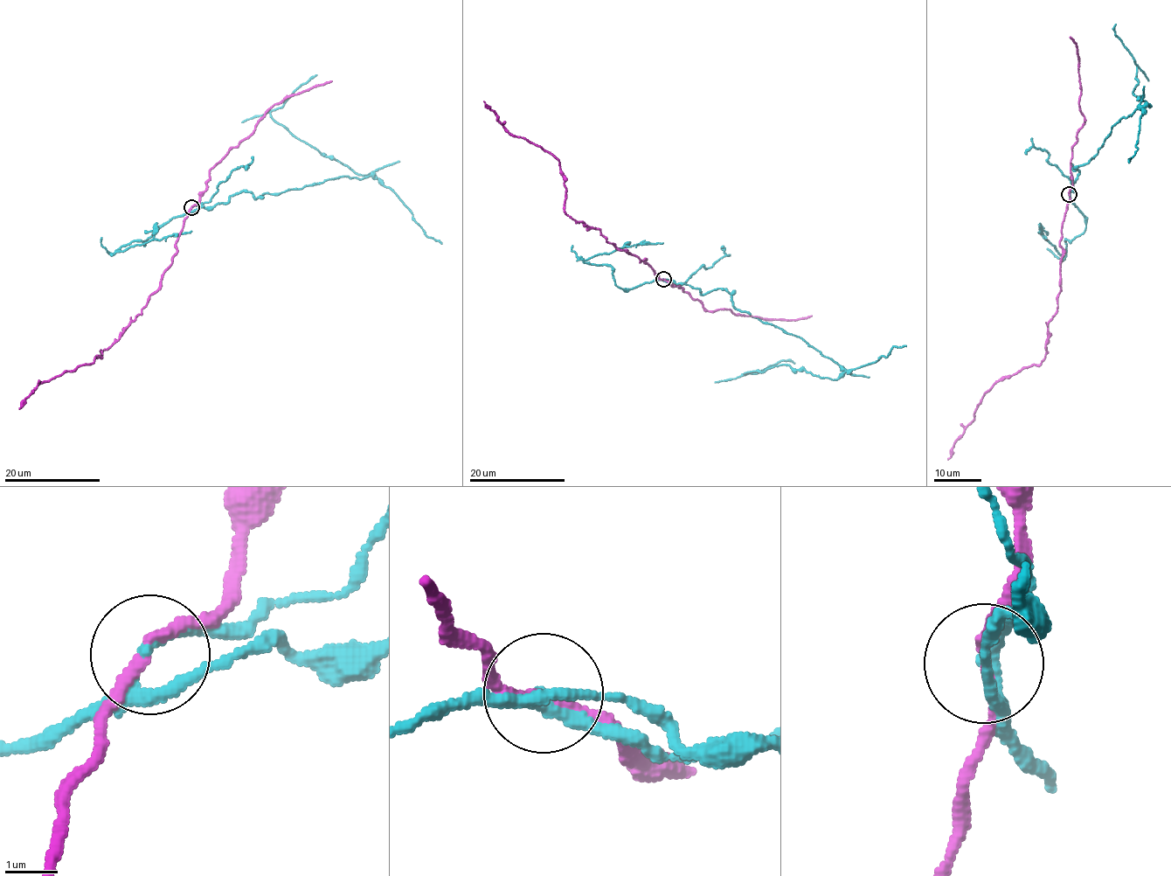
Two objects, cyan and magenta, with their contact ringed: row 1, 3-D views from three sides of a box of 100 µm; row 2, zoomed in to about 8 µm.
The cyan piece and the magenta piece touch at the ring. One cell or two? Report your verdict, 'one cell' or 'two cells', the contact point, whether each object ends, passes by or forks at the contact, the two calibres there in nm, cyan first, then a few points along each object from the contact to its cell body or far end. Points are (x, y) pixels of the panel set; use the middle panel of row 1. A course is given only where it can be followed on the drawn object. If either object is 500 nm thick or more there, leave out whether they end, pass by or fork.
two cells; place (663, 279); cyan forks; magenta passes by; calibres 180 and 190 nm; course cyan (663, 279), (723, 288), (843, 371), (744, 374), (794, 364); course magenta (663, 279), (646, 259), (619, 249), (564, 212), (559, 162), (510, 134), (484, 100)

